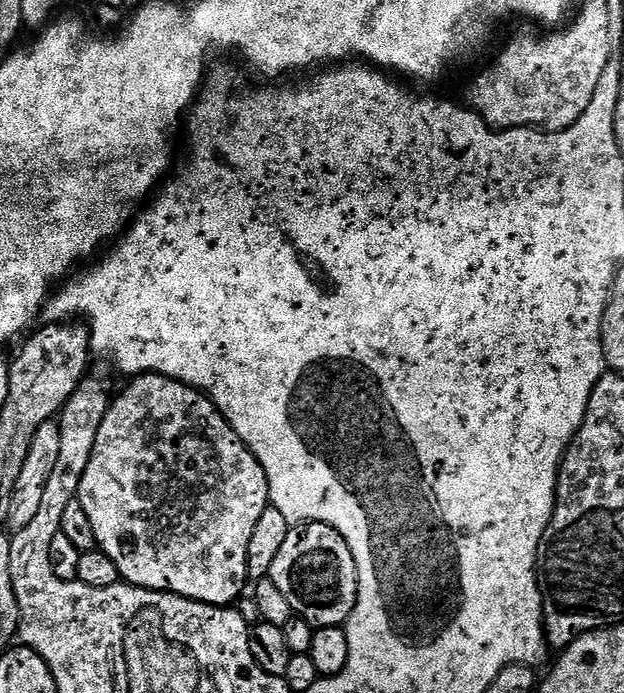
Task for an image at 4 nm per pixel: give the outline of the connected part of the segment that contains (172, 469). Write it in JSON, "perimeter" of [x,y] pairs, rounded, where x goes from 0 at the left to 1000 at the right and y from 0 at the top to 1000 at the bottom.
{"perimeter":[[[228,540],[213,548],[218,550],[215,550],[213,554],[208,556],[207,560],[188,574],[188,577],[184,573],[184,576],[178,579],[173,599],[167,602],[167,615],[160,620],[155,649],[149,654],[147,664],[138,672],[131,694],[131,710],[133,714],[135,711],[141,714],[141,719],[138,717],[138,727],[144,734],[149,763],[154,768],[154,778],[159,779],[159,789],[175,799],[186,799],[189,798],[188,795],[191,791],[205,789],[205,802],[208,807],[212,807],[213,823],[218,824],[220,833],[216,831],[216,835],[223,838],[223,841],[232,848],[245,848],[248,854],[282,854],[287,857],[287,860],[301,860],[306,863],[306,866],[321,866],[327,872],[349,872],[354,874],[377,873],[380,870],[377,866],[389,857],[391,847],[394,847],[397,843],[397,814],[401,820],[404,778],[410,769],[410,760],[413,759],[413,753],[420,747],[423,737],[433,732],[433,722],[429,722],[429,687],[426,683],[423,683],[421,672],[410,665],[409,655],[404,654],[388,636],[385,636],[385,629],[377,623],[375,619],[372,619],[370,609],[365,608],[349,590],[346,590],[346,583],[338,577],[338,574],[341,576],[338,570],[329,569],[319,560],[308,558],[306,554],[295,553],[293,548],[284,548],[277,544],[261,543],[258,540]]]}

